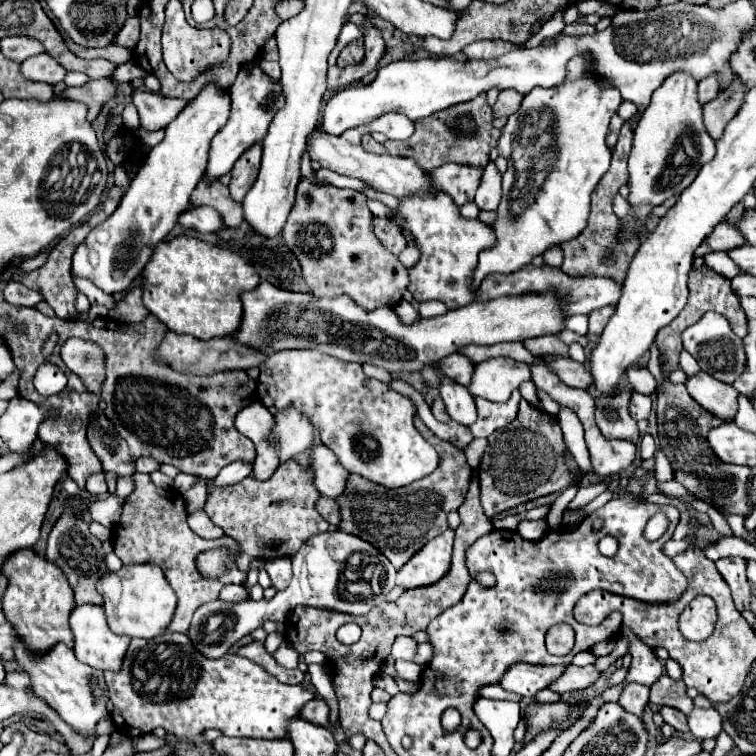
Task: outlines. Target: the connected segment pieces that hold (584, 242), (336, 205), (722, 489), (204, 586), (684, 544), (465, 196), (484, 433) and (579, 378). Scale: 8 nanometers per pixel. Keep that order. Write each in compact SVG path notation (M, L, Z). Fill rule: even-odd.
M630 121L624 123L622 131L620 131L620 139L612 151L612 165L610 169L606 171L606 175L600 179L600 183L596 185L594 193L592 193L592 209L590 209L590 217L588 217L588 225L586 229L574 239L574 241L568 241L568 243L562 243L562 251L564 251L564 263L562 263L562 271L566 275L584 275L584 277L610 277L618 283L624 281L626 277L626 271L628 271L628 265L634 257L634 253L638 251L640 247L640 241L638 239L632 239L632 241L624 241L622 235L620 235L620 219L614 215L612 211L612 199L614 195L618 193L618 189L622 185L628 183L628 155L630 155L630 147L632 147L632 129L630 129ZM606 249L616 249L616 257L618 261L608 267L604 265L604 251Z
M302 179L296 191L296 203L288 215L282 237L302 265L302 275L314 297L340 297L348 295L364 309L394 307L400 303L408 287L408 271L400 265L398 257L382 247L372 229L372 213L366 205L366 195L354 189L338 189L334 185L316 187Z
M664 379L664 387L658 391L656 401L656 417L658 417L658 441L664 449L672 469L674 479L682 483L692 495L706 501L708 505L716 507L722 515L740 515L746 517L752 513L752 501L748 499L748 483L752 479L750 467L740 465L728 465L722 463L708 445L708 431L716 425L722 425L726 421L720 421L718 417L712 417L704 407L700 407L686 391L684 385L674 385Z
M134 473L134 483L136 483L136 489L132 491L130 497L126 497L126 501L122 505L122 517L112 535L114 553L122 559L124 565L154 563L164 571L168 583L174 587L174 591L178 595L178 607L176 607L176 615L174 615L172 623L170 623L170 631L186 633L190 627L192 615L200 605L218 599L218 593L226 583L242 583L246 579L244 573L237 568L231 569L230 567L227 567L216 579L204 577L196 569L196 557L204 551L224 549L224 547L230 549L230 555L234 555L234 553L238 553L238 545L232 537L220 537L214 541L206 541L206 539L198 537L186 523L186 507L184 507L182 495L176 491L156 487L152 483L150 475Z
M670 539L670 541L664 545L664 551L668 553L668 557L674 557L674 555L678 555L678 553L690 549L690 547L692 547L692 545L690 545L688 539L682 539L682 541L674 541L674 539Z
M448 163L438 169L438 177L434 175L434 179L436 179L436 187L444 189L456 201L456 205L464 205L468 201L474 201L474 193L480 185L482 173L484 169Z
M512 393L512 397L506 403L492 403L481 397L475 397L476 407L478 407L478 421L470 427L474 437L488 437L492 431L506 427L516 419L518 413L518 403L520 403L520 393Z
M556 357L554 361L546 361L554 373L560 377L562 383L566 383L568 387L580 387L580 389L588 389L592 385L592 377L588 377L588 367L582 363L576 363L574 359L562 359Z

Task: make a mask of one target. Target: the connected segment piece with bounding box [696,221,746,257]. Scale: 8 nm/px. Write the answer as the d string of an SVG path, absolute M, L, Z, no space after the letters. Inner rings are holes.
M722 221L716 225L716 229L712 231L710 237L706 237L702 241L702 245L696 249L696 257L704 257L708 253L714 251L728 251L728 249L738 249L740 245L744 245L744 235L740 231L734 229L734 225Z

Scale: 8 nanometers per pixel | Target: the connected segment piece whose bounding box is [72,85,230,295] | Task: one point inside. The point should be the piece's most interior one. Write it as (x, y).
(161, 190)

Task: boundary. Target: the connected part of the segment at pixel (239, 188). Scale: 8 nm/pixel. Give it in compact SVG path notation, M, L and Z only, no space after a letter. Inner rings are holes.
M262 141L252 145L252 149L248 149L248 153L244 153L244 157L240 157L236 161L236 165L232 167L230 195L236 201L242 201L244 195L248 193L248 189L254 185L254 181L258 177L258 169L260 169L260 157L262 157Z

